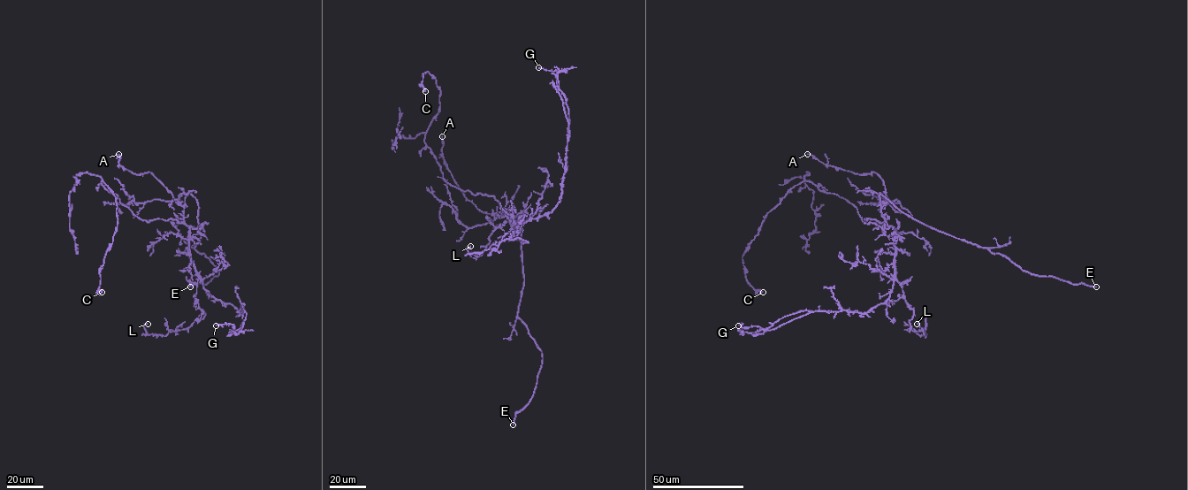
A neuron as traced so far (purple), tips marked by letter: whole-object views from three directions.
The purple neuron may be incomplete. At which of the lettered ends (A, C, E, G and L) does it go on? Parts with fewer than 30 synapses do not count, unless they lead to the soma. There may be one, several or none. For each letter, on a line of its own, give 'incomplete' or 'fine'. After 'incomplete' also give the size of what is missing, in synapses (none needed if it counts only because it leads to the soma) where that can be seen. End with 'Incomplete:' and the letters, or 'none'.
A: fine
C: fine
E: incomplete
G: fine
L: fine
Incomplete: E

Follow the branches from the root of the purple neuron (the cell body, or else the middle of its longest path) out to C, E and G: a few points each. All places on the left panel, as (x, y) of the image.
C: (181, 222), (139, 218), (102, 186), (102, 180), (115, 197), (118, 222), (99, 272), (98, 289), (102, 292)
E: (181, 222), (185, 198), (190, 194), (197, 203), (201, 234), (194, 248), (219, 271), (207, 284), (190, 287)
G: (181, 222), (188, 226), (189, 257), (202, 287), (215, 298), (247, 314), (239, 330), (231, 324), (216, 325)

